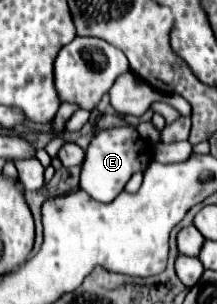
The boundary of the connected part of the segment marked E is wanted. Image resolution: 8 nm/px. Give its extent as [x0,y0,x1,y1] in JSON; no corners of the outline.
[79,127,151,203]

